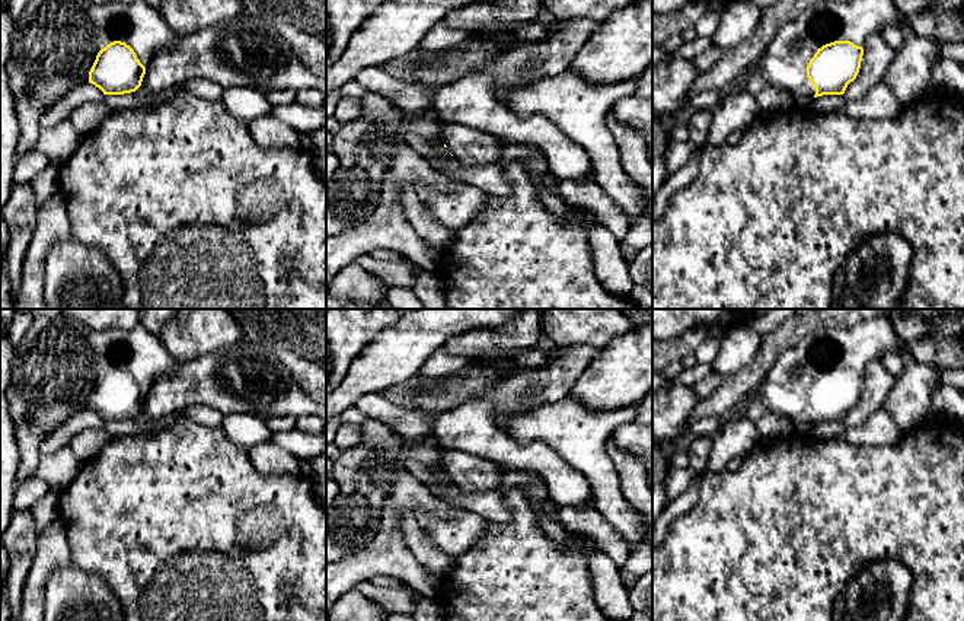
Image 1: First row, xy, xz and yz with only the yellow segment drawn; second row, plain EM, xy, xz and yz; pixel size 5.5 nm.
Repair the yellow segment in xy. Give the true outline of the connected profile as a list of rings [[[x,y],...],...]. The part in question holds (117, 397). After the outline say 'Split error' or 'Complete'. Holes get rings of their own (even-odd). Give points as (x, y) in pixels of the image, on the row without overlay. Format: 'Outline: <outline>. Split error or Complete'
Outline: [[[66,315],[33,318],[15,348],[7,388],[7,408],[19,449],[16,483],[35,472],[39,443],[74,413],[89,408],[103,421],[135,418],[157,376],[167,373],[175,363],[160,337],[141,324],[133,329],[96,331]]]. Split error

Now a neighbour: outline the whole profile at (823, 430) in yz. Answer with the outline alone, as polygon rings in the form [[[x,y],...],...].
[[[823,421],[823,423],[814,424],[808,436],[817,440],[826,440],[836,436],[842,436],[845,430],[846,430],[846,426],[843,421]]]

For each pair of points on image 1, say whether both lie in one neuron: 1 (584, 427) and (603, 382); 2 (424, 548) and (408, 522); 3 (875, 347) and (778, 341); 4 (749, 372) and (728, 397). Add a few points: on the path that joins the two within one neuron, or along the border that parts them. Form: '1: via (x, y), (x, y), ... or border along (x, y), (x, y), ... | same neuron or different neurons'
1: border along (568, 397), (591, 408), (625, 408) | different neurons
2: via (418, 543), (409, 528) | same neuron
3: border along (827, 327), (819, 327), (804, 336), (772, 366) | different neurons
4: via (746, 378), (733, 391) | same neuron

